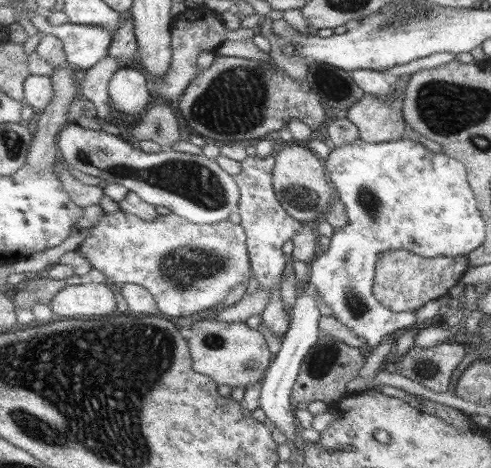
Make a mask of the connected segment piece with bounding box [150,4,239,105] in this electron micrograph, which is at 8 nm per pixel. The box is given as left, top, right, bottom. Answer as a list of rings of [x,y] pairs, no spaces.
[[[187,4],[183,13],[179,13],[173,18],[170,30],[171,64],[165,72],[163,78],[157,78],[150,83],[150,93],[159,96],[160,101],[169,102],[176,105],[182,98],[183,92],[191,84],[191,80],[197,76],[197,57],[200,52],[207,51],[214,53],[224,41],[239,40],[239,32],[227,30],[217,16],[203,6],[197,8]]]

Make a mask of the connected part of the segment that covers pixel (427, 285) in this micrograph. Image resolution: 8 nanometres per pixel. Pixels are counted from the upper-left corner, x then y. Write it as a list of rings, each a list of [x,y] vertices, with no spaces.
[[[386,250],[379,254],[374,266],[373,295],[395,313],[416,310],[425,302],[447,294],[458,284],[468,267],[466,255],[423,258],[406,250]]]

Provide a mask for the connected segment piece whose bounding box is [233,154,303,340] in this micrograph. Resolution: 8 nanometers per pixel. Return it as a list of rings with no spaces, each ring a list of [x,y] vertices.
[[[274,154],[263,157],[246,157],[240,162],[241,172],[233,176],[238,186],[237,214],[240,225],[246,235],[246,250],[249,252],[250,274],[255,277],[259,290],[268,293],[268,303],[260,314],[264,325],[282,340],[283,333],[287,330],[289,312],[284,310],[280,299],[280,282],[282,272],[286,268],[286,256],[281,252],[281,245],[289,240],[296,230],[303,224],[291,218],[282,208],[280,202],[275,198],[272,189],[272,168],[274,165]]]

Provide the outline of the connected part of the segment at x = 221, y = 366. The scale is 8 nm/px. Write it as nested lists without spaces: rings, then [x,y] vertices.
[[[200,319],[186,329],[184,335],[189,343],[193,369],[212,378],[216,384],[246,389],[255,382],[261,382],[273,360],[260,332],[249,329],[245,321],[226,323],[215,319]]]

